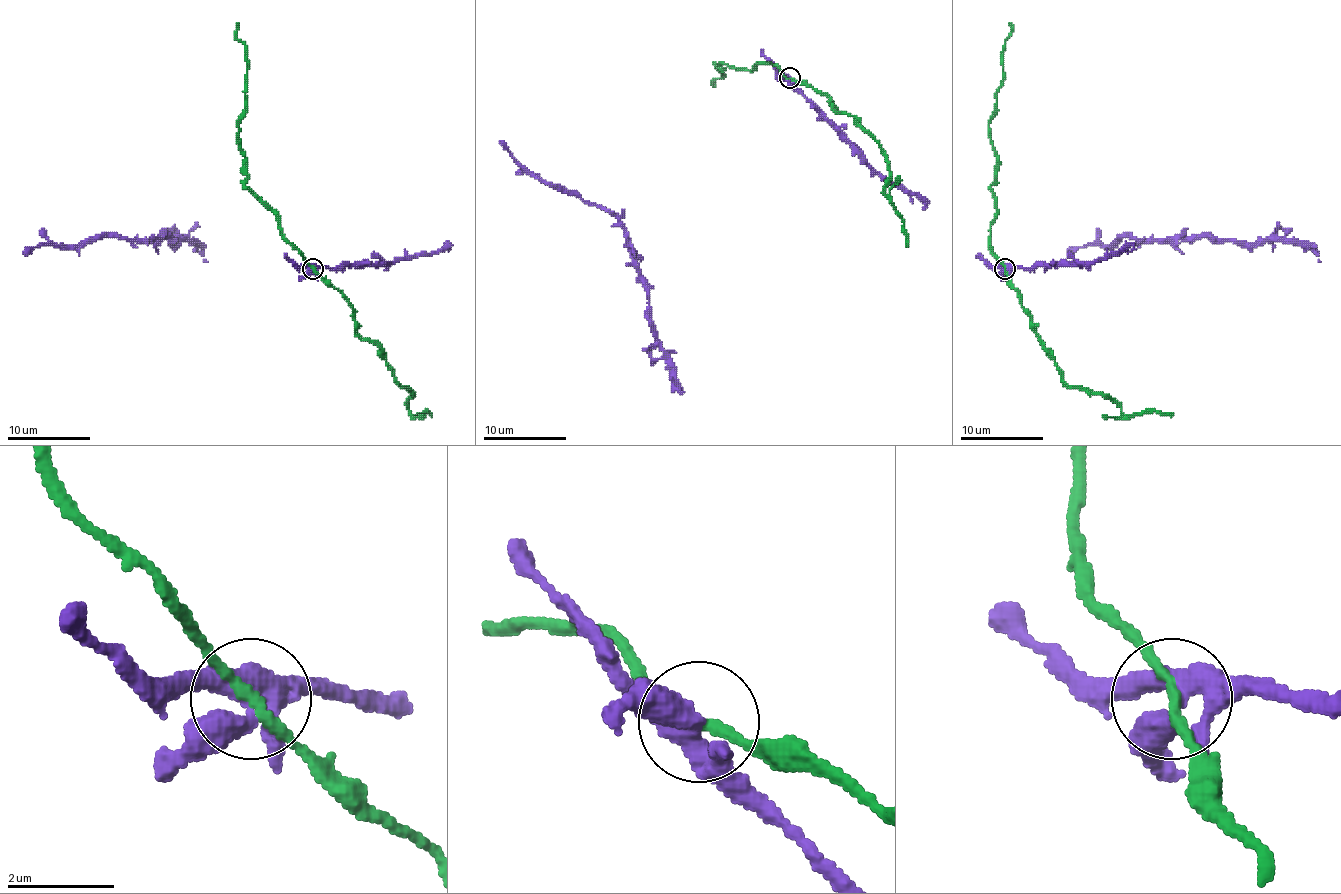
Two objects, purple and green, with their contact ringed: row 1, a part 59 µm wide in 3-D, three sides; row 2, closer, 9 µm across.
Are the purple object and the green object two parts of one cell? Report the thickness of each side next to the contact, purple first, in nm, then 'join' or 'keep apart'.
400 nm thick on the purple side, 200 nm on the other; join

